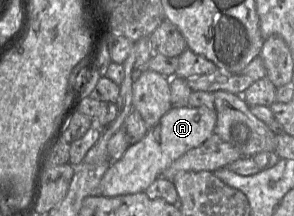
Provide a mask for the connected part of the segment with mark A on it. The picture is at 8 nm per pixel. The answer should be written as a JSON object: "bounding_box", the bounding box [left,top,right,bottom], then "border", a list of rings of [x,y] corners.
{"bounding_box":[100,108,216,197],"border":[[[171,108],[139,142],[130,145],[118,161],[111,162],[100,181],[101,195],[115,197],[144,192],[176,159],[205,142],[214,133],[216,122],[215,108]]]}

